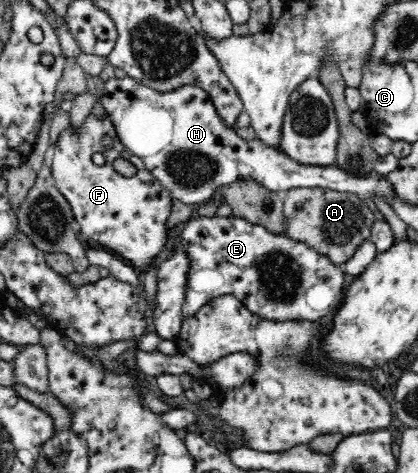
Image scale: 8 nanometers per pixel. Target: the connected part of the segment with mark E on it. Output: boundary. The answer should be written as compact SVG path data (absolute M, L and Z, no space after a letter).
M192 217L182 230L182 250L191 257L191 270L187 285L184 316L198 311L200 305L214 296L232 294L241 299L246 308L254 313L286 320L287 317L302 317L304 320L320 320L332 311L339 310L345 299L346 272L328 256L320 254L306 244L295 243L278 235L271 235L266 228L254 225L246 219L231 217Z

